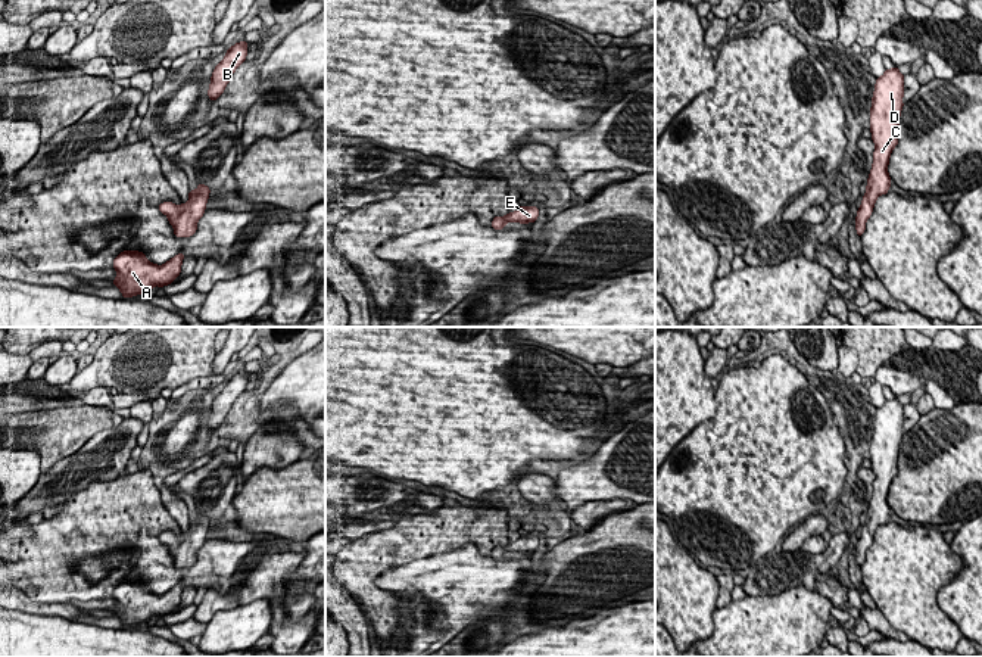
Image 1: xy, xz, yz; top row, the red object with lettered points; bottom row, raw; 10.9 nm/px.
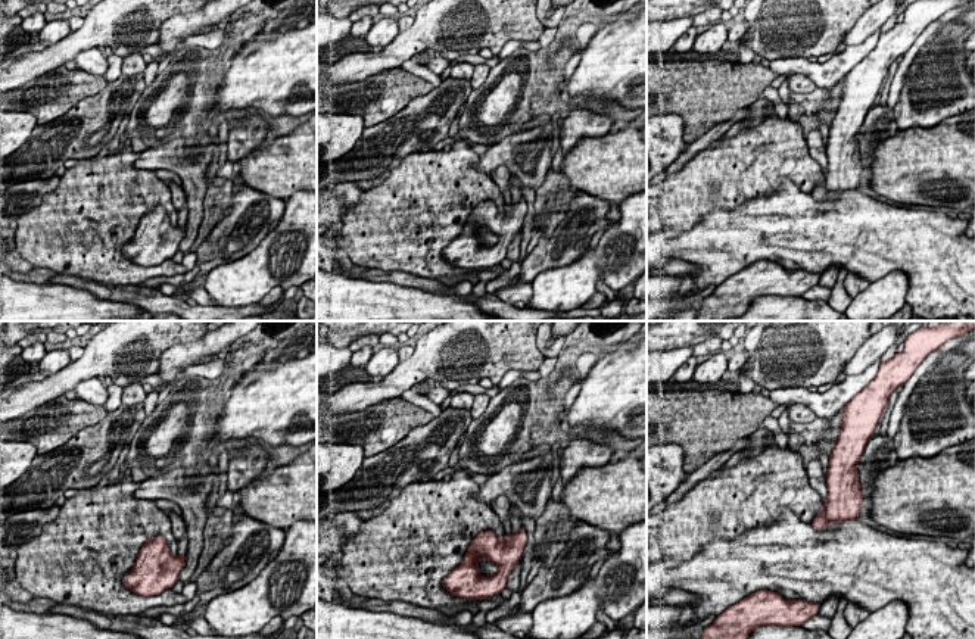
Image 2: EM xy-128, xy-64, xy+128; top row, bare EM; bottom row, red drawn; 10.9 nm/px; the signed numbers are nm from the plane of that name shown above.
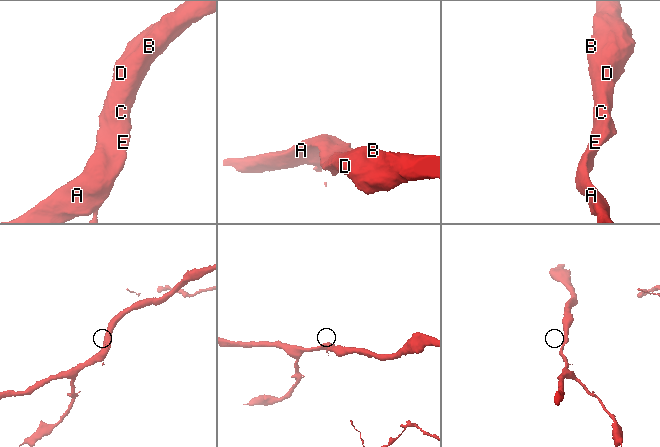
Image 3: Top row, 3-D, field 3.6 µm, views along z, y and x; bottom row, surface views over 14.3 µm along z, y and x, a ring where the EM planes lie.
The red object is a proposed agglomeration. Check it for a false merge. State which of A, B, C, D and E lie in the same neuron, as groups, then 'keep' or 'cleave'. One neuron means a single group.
A B C D E | keep

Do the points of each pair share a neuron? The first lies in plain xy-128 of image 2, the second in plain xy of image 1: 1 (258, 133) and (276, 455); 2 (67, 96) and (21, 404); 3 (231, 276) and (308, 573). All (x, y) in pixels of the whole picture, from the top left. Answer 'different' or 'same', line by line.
1: same
2: same
3: same

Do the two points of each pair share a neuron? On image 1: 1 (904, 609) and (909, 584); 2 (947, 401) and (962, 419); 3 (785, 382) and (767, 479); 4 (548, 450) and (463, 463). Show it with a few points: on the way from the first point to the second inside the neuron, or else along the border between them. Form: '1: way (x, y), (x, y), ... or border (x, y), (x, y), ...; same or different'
1: way (907, 603), (907, 589); same
2: border (956, 404), (951, 408), (935, 407); different
3: way (773, 405), (772, 455); same
4: way (527, 452), (516, 458), (483, 458); same

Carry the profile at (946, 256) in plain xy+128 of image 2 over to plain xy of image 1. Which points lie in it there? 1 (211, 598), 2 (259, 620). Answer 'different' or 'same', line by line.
1: different
2: different

